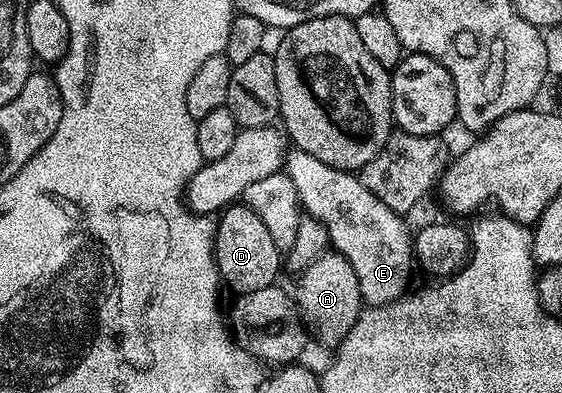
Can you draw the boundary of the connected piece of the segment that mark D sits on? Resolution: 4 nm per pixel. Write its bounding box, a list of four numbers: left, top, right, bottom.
[215,203,282,294]

